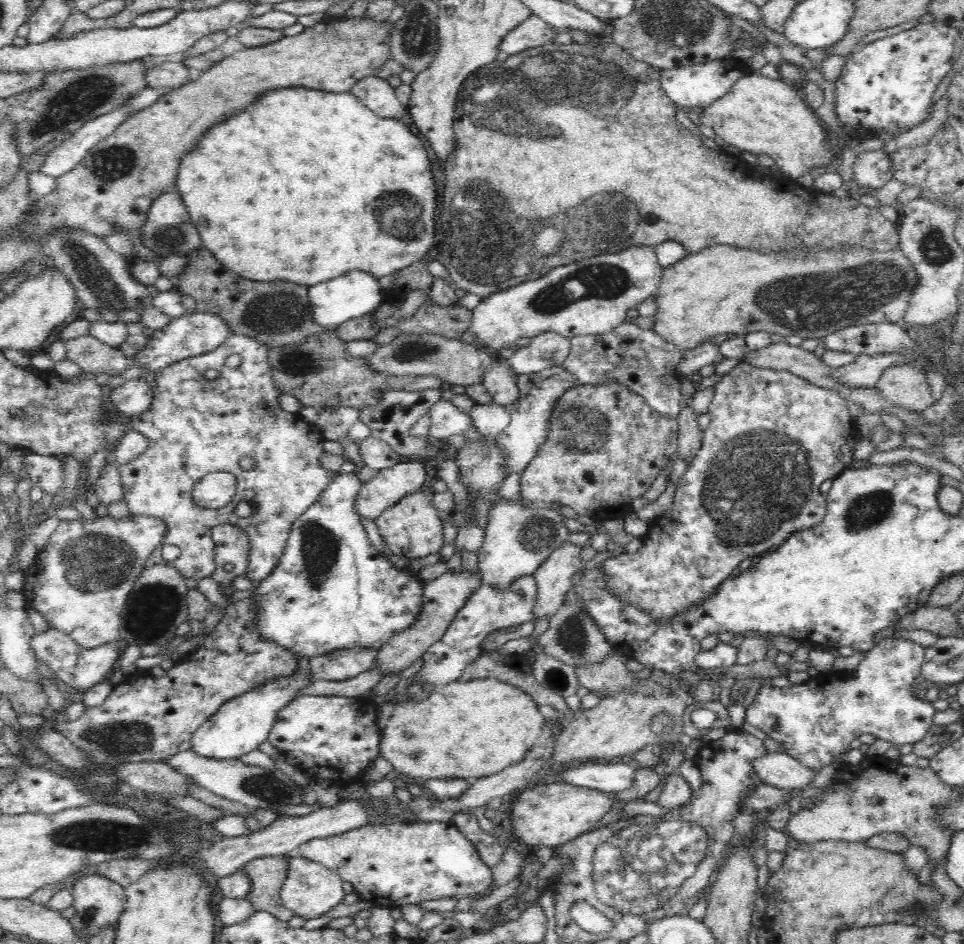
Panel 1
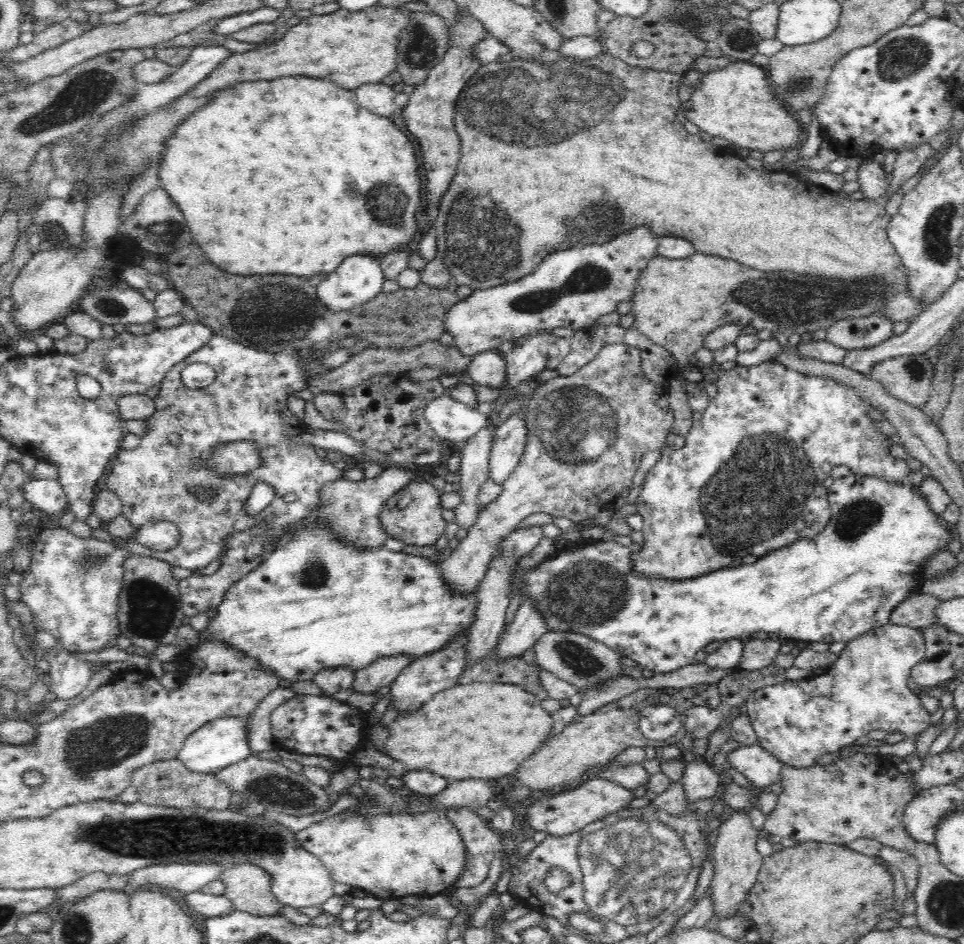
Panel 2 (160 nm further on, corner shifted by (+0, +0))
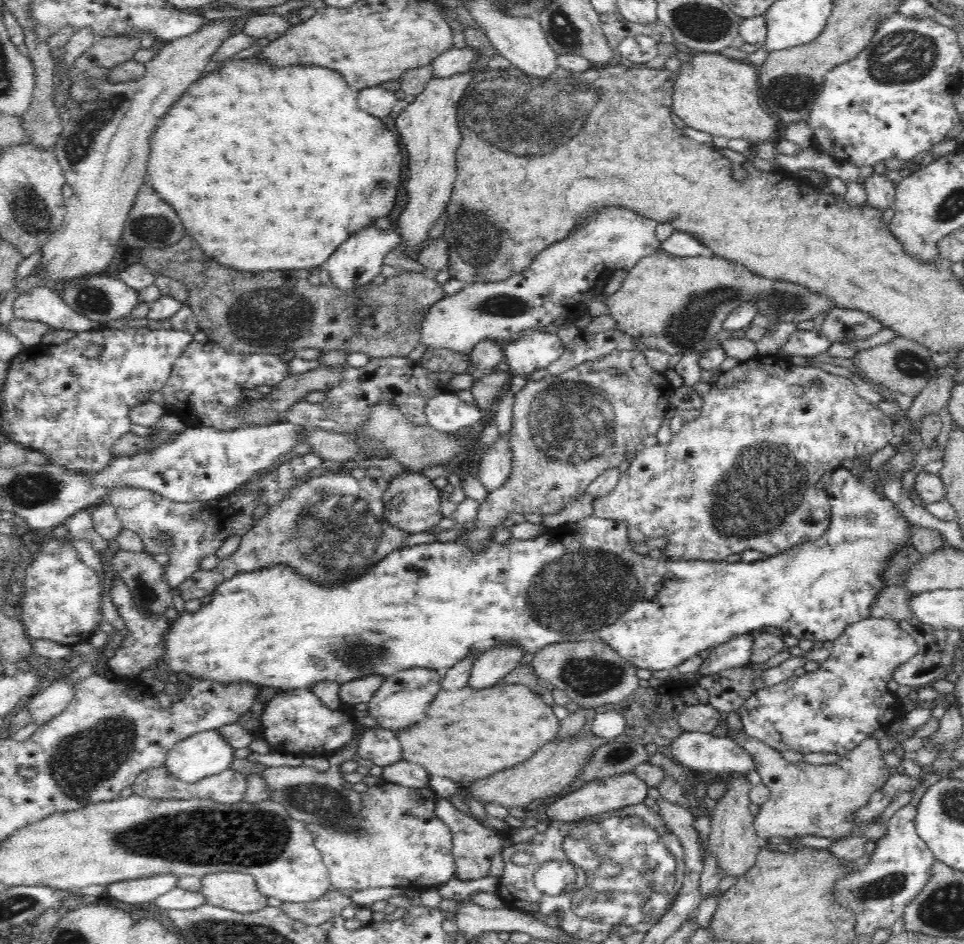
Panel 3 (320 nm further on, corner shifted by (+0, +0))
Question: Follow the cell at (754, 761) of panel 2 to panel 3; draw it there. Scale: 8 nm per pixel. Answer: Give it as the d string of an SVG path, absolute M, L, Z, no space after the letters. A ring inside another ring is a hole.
M683 731L677 739L672 741L669 750L670 757L688 769L706 772L738 773L742 775L748 774L749 770L755 770L755 762L752 760L750 754L728 736L720 737L712 733Z

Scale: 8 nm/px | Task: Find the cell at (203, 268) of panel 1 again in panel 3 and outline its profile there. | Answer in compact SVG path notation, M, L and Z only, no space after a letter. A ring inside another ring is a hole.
M188 234L184 235L178 242L167 247L148 247L140 250L138 254L140 262L142 262L151 273L162 274L162 276L168 276L168 278L174 278L179 280L182 284L185 284L189 292L187 304L193 310L195 321L199 326L200 337L207 341L215 342L220 348L224 350L236 352L236 353L254 353L262 352L269 355L280 355L287 350L298 350L301 348L314 348L316 350L345 350L348 353L351 352L363 352L367 354L370 359L386 358L386 357L407 357L411 350L414 350L418 343L420 343L420 323L423 321L425 312L436 301L439 301L445 294L442 285L434 280L432 275L428 273L416 273L414 271L402 271L397 276L385 278L383 284L376 285L373 282L361 287L352 289L351 291L344 291L334 287L331 281L327 284L314 285L308 281L312 269L302 270L273 270L273 271L239 271L230 267L226 267L216 262L214 259L206 256L206 253L202 250L202 247Z

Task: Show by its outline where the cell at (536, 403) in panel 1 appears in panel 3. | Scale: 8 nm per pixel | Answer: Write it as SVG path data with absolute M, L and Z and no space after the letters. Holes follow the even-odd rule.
M500 436L480 462L480 483L490 493L499 490L510 479L512 464L513 451L510 436Z

